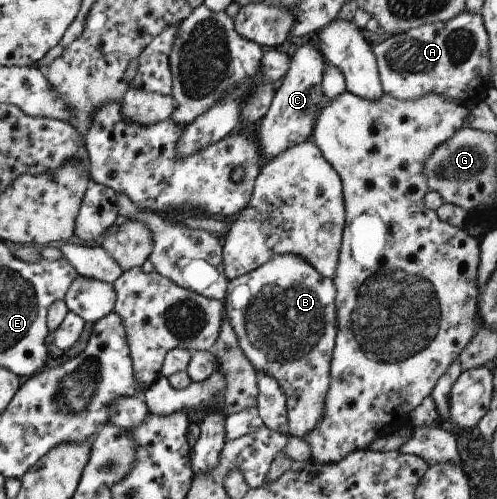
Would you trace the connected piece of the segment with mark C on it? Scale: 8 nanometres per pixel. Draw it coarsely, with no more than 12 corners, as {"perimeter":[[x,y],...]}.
{"perimeter":[[289,57],[258,123],[263,163],[310,139],[325,59]]}

